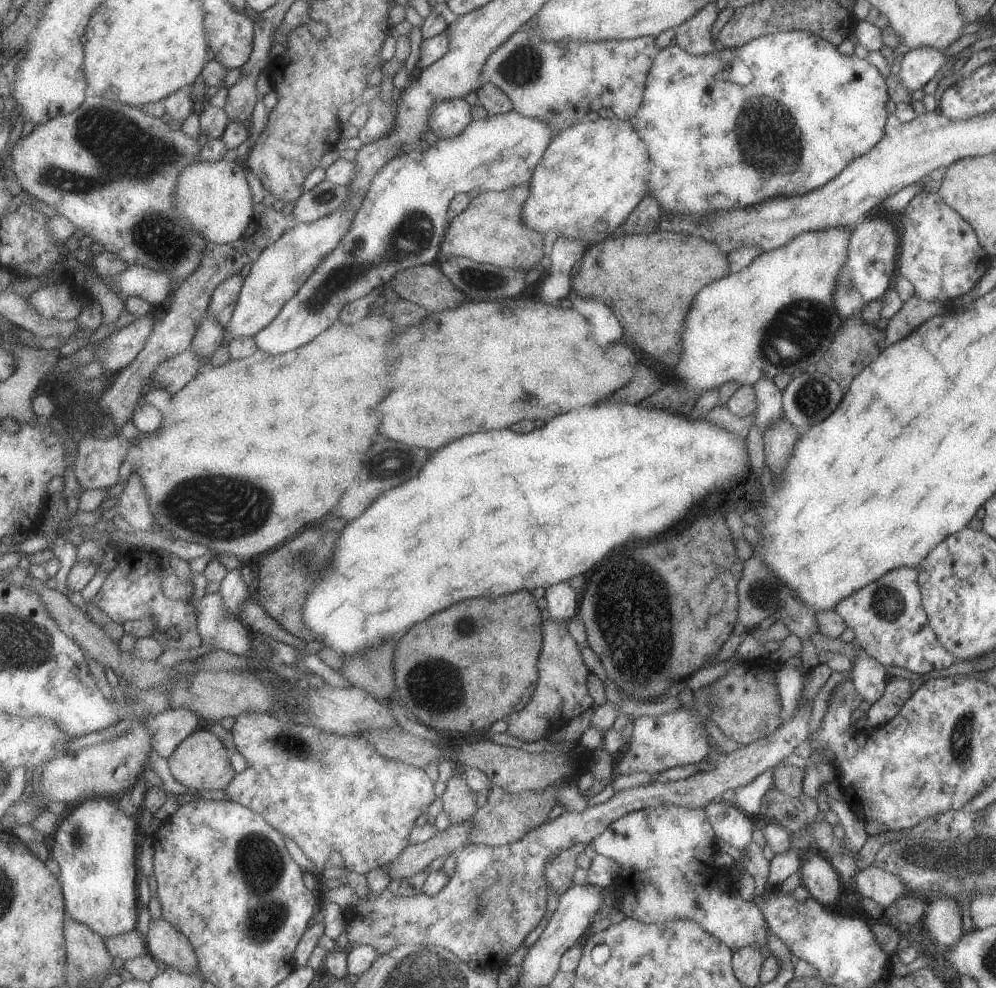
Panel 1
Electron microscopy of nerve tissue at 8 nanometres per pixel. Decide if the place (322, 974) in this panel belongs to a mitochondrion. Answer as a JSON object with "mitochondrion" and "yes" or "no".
{"mitochondrion":"no"}

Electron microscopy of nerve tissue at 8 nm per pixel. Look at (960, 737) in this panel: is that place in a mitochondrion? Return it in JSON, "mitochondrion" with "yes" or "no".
{"mitochondrion":"yes"}

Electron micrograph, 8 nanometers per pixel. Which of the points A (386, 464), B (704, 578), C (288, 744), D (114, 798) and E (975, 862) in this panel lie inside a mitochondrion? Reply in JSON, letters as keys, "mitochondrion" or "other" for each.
{"A":"mitochondrion","B":"other","C":"mitochondrion","D":"other","E":"mitochondrion"}

